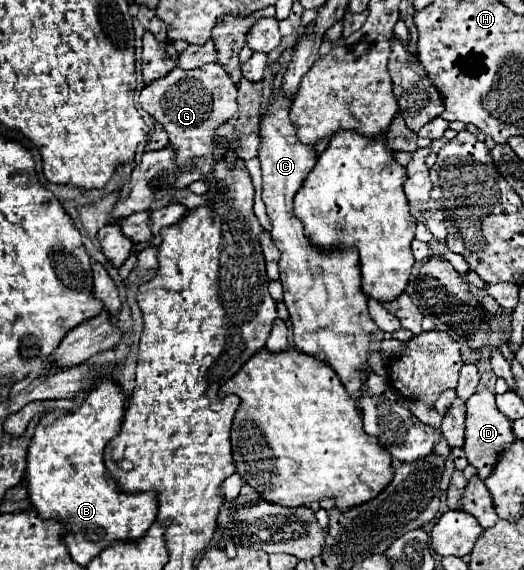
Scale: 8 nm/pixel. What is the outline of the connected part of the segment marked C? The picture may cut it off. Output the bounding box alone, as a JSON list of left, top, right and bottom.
[258,92,384,396]

